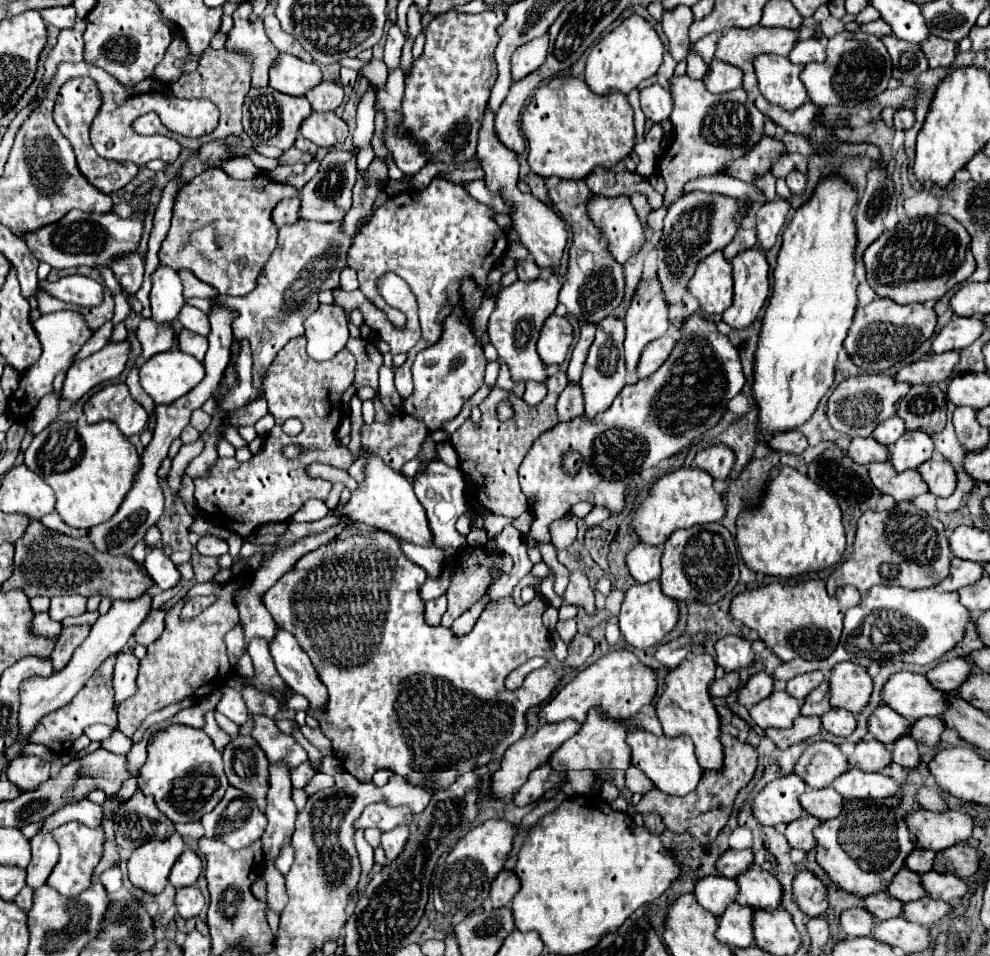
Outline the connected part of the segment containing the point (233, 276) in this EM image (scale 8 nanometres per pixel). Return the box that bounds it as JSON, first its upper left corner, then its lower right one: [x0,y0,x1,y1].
[159,169,295,295]

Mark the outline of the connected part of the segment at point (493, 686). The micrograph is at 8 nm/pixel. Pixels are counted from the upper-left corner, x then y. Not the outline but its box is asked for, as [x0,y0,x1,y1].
[263,529,595,791]

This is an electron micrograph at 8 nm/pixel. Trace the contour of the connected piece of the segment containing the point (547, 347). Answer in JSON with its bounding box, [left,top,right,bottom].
[537,315,573,365]

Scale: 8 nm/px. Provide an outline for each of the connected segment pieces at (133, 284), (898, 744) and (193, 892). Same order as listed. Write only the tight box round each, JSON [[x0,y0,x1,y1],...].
[[113,247,145,295],[891,735,919,769],[175,885,205,917]]

